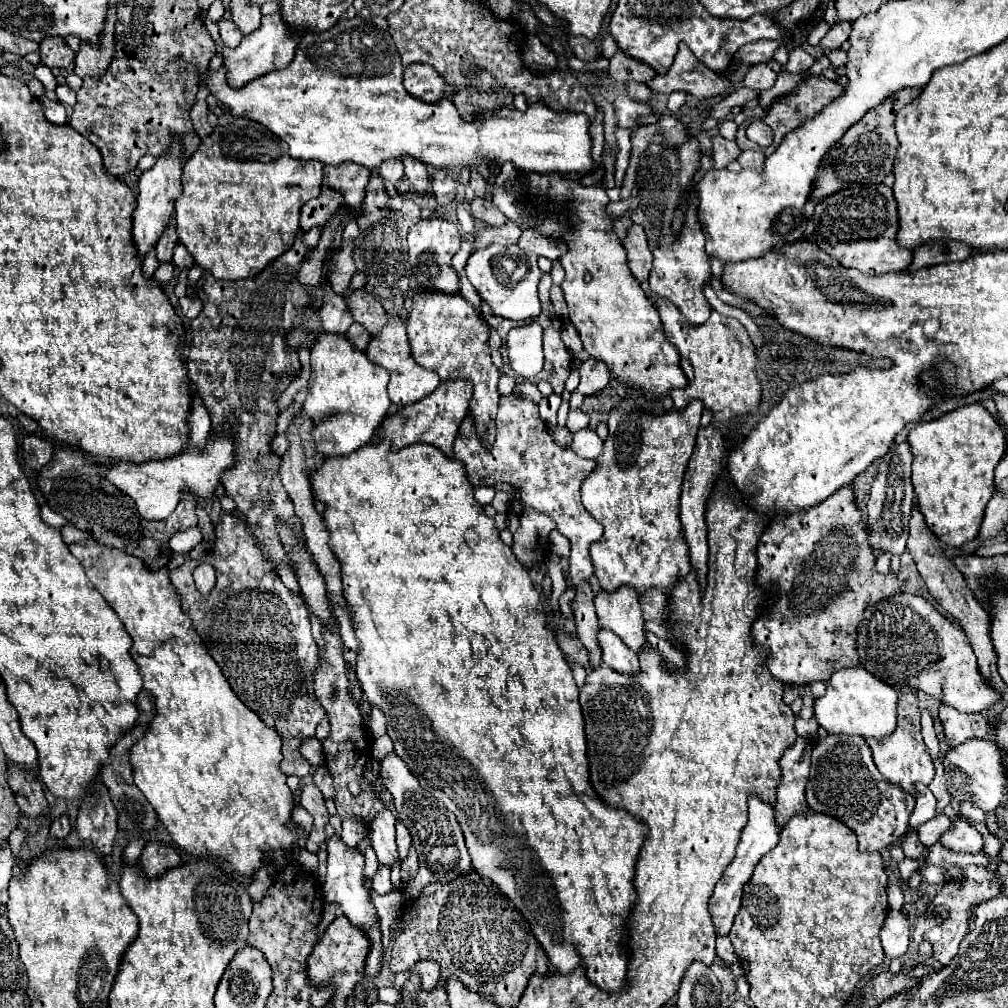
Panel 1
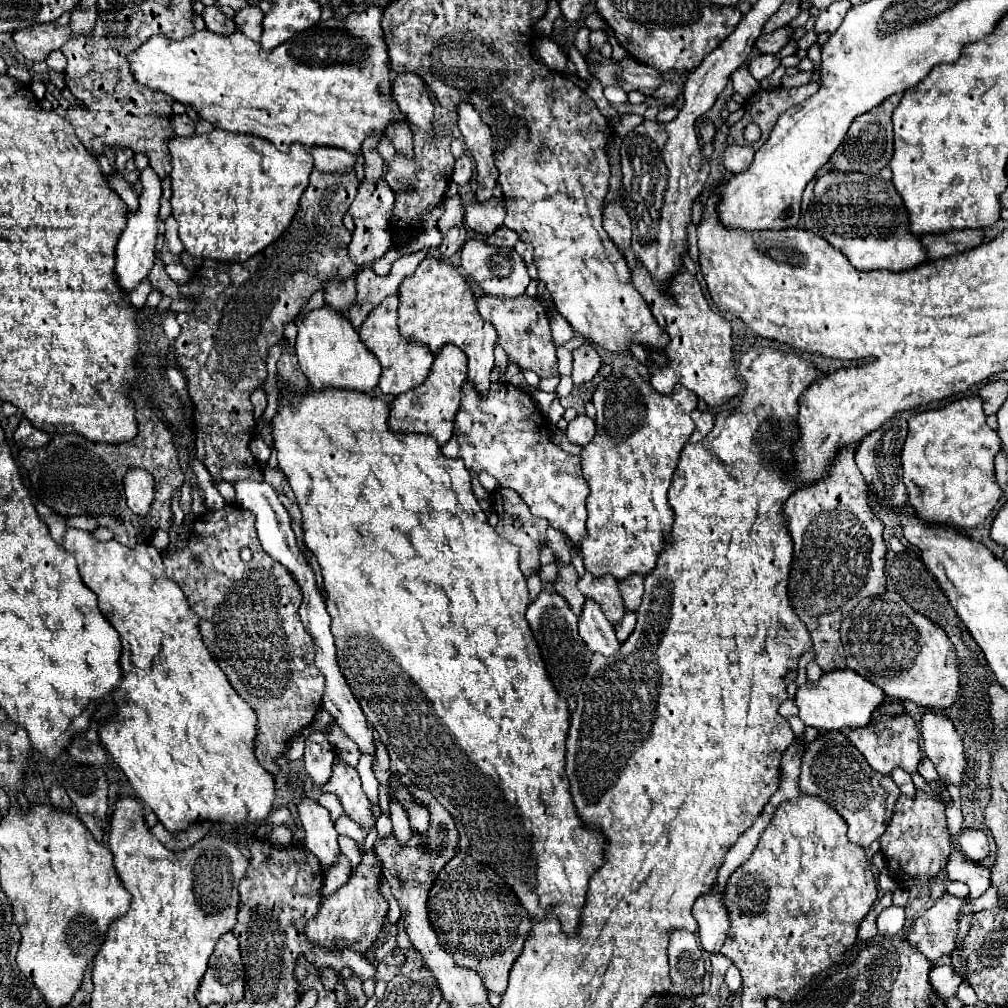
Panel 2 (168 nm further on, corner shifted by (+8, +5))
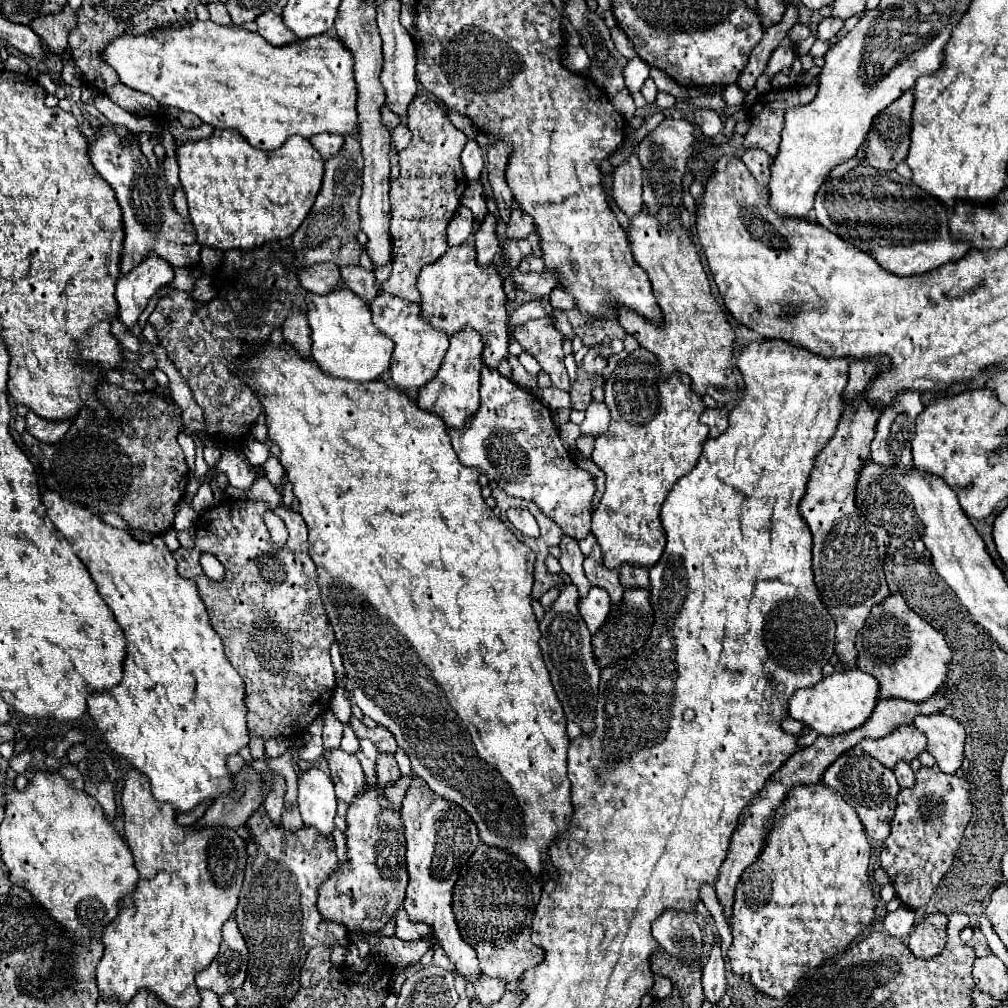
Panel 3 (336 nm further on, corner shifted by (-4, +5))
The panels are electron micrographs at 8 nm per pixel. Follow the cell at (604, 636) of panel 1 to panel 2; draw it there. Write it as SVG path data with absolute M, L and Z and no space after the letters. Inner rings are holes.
M590 599L584 603L578 629L580 629L580 637L592 651L602 653L604 657L612 657L618 653L620 641L616 637L614 625L608 623L602 609Z

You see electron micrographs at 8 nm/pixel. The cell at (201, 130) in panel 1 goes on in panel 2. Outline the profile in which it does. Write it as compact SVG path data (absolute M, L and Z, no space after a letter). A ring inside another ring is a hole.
M186 113L174 115L174 117L172 117L172 125L174 125L174 129L176 129L176 133L178 133L180 137L184 137L184 135L194 135L194 131L196 131L196 123L194 123Z

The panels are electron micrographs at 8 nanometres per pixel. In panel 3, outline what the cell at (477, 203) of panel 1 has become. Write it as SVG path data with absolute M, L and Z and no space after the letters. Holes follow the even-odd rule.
M518 209L518 211L512 211L512 219L506 227L506 233L510 239L526 239L528 235L536 233L536 223L534 219L530 219L530 215Z

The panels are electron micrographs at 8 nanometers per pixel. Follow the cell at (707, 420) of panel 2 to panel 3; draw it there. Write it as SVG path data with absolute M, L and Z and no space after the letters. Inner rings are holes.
M706 409L702 421L710 427L710 437L718 437L728 427L728 411L726 409Z

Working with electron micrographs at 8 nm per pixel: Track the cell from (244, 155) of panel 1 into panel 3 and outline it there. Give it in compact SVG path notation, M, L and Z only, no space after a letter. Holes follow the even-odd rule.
M214 129L208 139L184 143L176 153L180 183L188 197L190 217L198 235L198 243L212 249L254 249L266 241L290 237L312 209L324 175L322 157L308 139L298 135L286 139L286 143L276 151L262 151L252 147L234 129Z

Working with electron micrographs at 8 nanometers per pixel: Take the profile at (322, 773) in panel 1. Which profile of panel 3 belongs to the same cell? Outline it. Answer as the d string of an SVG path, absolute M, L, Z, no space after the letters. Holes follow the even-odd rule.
M330 709L322 715L322 719L324 719L324 735L322 735L324 749L340 747L340 739L342 739L342 733L344 733L346 725L342 721L338 721Z

